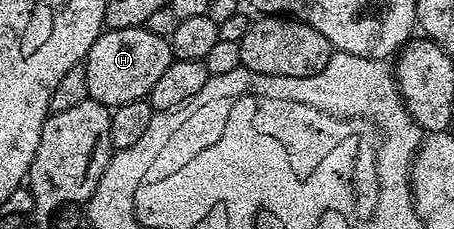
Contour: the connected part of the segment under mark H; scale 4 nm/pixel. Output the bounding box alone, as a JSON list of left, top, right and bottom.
[83,26,172,108]

